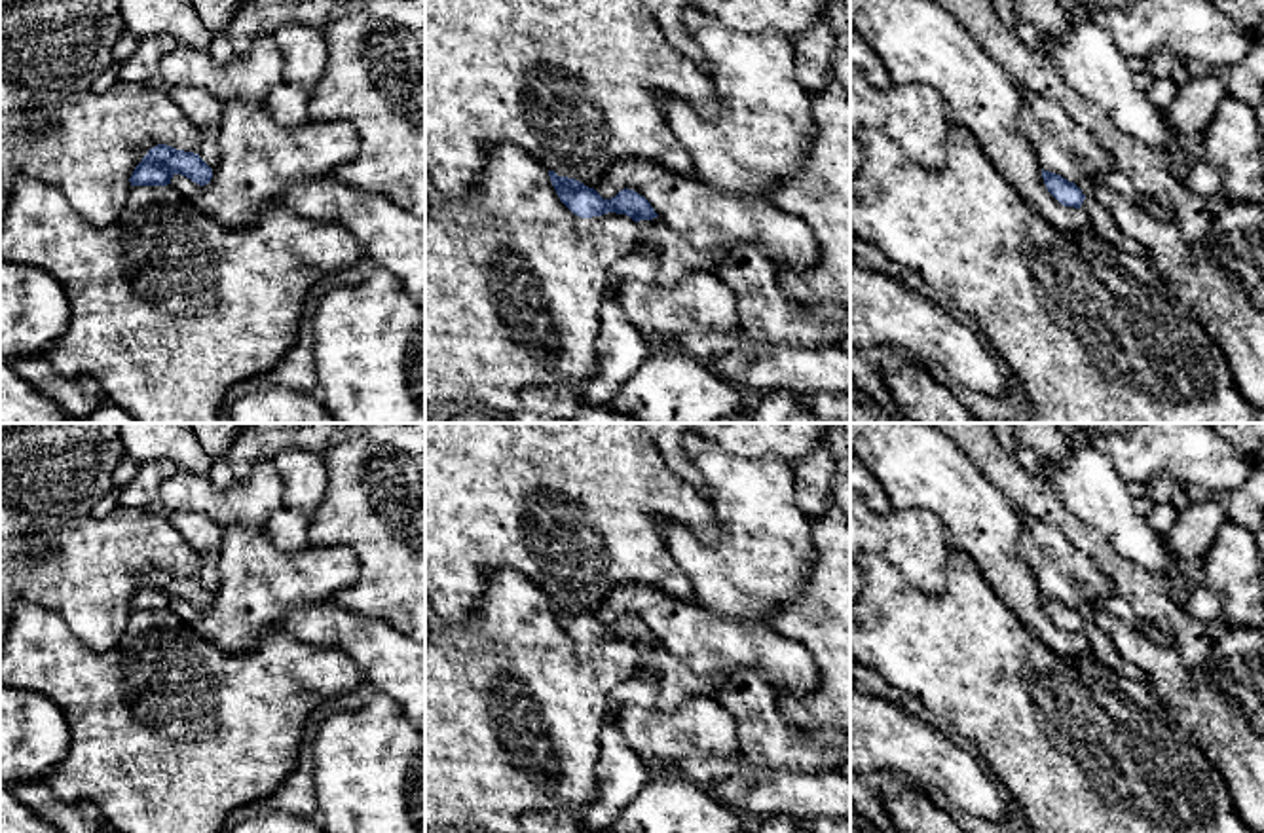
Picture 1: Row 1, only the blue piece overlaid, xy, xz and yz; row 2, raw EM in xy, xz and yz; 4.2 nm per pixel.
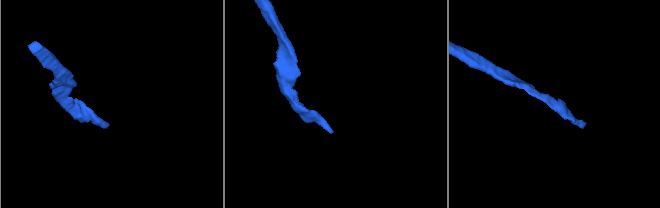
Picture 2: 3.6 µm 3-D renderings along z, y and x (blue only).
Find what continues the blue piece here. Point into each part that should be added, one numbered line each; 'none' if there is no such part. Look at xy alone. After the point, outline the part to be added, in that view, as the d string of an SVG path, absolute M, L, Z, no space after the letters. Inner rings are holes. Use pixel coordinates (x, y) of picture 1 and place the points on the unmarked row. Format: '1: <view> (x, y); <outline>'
none

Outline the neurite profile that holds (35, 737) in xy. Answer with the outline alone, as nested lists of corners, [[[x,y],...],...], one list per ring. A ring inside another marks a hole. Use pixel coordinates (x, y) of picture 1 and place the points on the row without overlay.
[[[0,685],[0,787],[46,782],[68,744],[66,719],[53,700]]]

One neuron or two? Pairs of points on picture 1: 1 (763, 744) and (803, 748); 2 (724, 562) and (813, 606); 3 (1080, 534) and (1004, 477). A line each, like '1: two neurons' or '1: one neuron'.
1: one neuron
2: two neurons
3: one neuron

